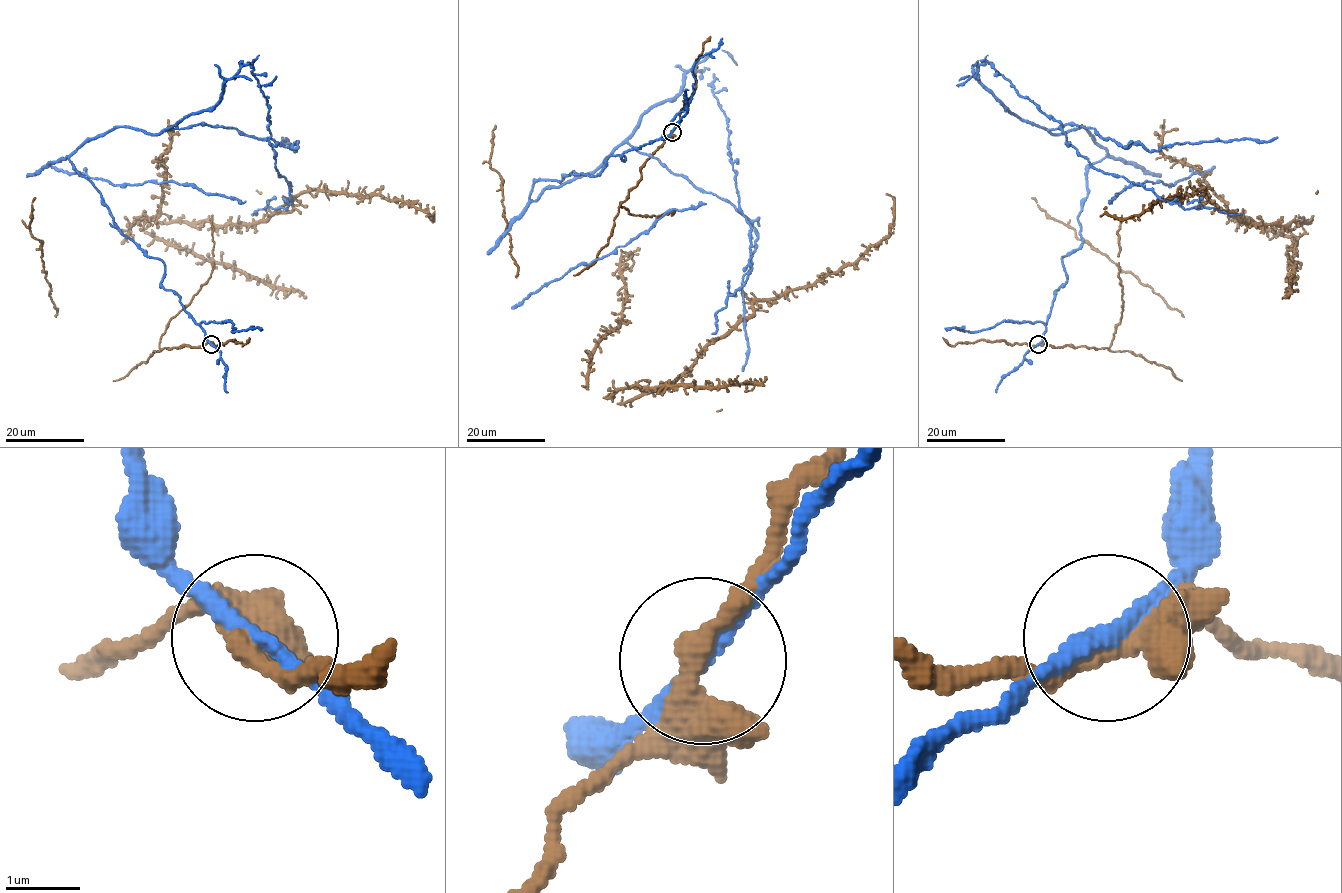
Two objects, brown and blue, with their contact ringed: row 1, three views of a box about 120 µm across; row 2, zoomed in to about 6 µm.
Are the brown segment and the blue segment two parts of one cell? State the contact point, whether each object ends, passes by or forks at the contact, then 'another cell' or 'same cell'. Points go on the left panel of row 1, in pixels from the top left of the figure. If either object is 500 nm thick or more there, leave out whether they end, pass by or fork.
place (211, 344); brown forks; blue passes by; another cell

